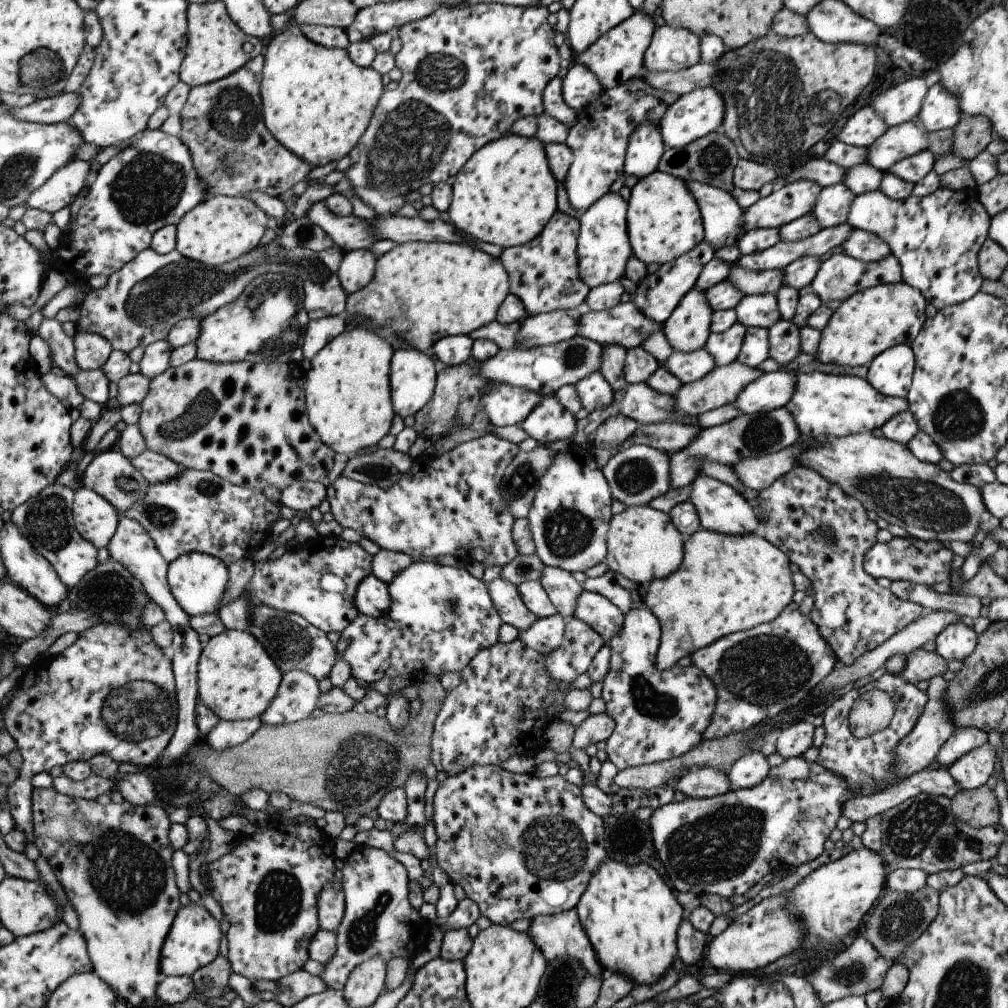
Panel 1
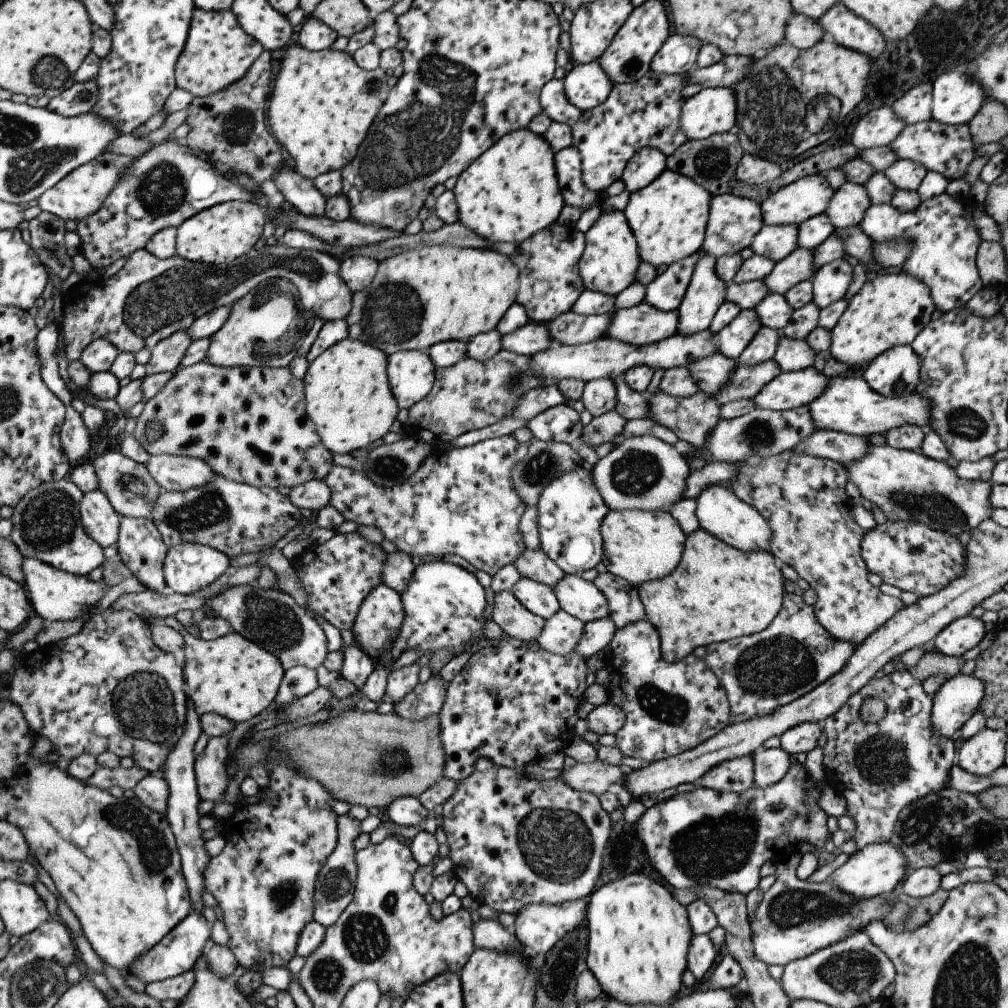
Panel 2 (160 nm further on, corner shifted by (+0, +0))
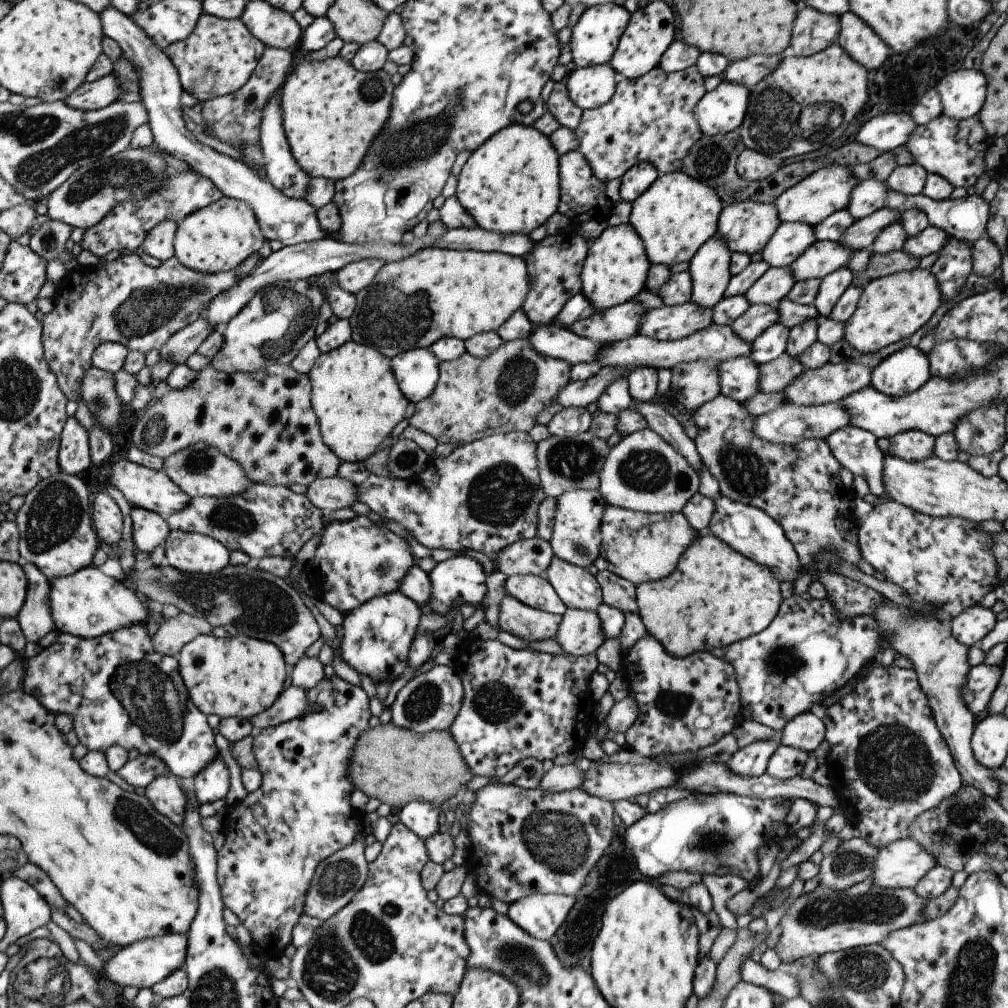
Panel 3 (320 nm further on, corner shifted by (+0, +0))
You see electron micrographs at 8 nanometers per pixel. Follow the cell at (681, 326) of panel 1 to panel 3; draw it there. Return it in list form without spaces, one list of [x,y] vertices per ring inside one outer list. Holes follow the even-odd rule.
[[[717,231],[695,251],[695,254],[690,258],[688,268],[692,282],[692,293],[689,301],[693,301],[700,307],[712,308],[716,302],[723,298],[725,287],[731,278],[729,270],[731,253],[722,243]]]

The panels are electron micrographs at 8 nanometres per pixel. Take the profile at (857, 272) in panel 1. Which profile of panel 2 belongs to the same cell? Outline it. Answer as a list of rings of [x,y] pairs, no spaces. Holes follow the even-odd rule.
[[[837,259],[818,268],[812,276],[812,301],[820,308],[843,299],[852,277],[852,267]]]

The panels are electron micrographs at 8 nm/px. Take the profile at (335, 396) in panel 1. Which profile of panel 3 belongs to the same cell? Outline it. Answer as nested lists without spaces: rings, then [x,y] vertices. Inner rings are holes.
[[[349,340],[329,352],[319,353],[308,372],[310,405],[317,417],[320,435],[325,446],[338,456],[340,462],[359,463],[376,452],[377,446],[403,420],[408,400],[397,386],[390,358],[372,346]]]

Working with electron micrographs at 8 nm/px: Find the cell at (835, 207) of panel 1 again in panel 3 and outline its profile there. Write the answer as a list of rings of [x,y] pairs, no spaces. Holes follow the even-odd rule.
[[[867,179],[859,181],[851,191],[846,209],[854,220],[863,218],[886,206],[888,187],[883,181]]]

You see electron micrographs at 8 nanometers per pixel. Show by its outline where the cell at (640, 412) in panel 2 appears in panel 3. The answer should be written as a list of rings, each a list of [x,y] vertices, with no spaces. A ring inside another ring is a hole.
[[[632,400],[632,404],[627,409],[637,411],[645,420],[646,426],[663,440],[667,441],[686,461],[694,468],[696,473],[701,470],[702,460],[698,455],[693,439],[685,435],[677,421],[661,406],[653,402],[637,403]]]

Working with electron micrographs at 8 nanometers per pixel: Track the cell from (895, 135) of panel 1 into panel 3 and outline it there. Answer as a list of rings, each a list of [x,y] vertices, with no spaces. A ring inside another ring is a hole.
[[[941,114],[926,125],[917,125],[906,140],[905,148],[913,155],[915,163],[920,164],[927,173],[941,176],[952,187],[970,190],[985,172],[983,156],[990,142],[977,115],[955,120]]]

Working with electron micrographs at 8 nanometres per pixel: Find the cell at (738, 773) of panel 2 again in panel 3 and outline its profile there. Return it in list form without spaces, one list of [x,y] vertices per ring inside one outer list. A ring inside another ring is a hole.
[[[779,735],[765,740],[752,741],[750,744],[738,749],[725,763],[731,772],[743,776],[761,776],[766,772],[769,757],[779,746]]]

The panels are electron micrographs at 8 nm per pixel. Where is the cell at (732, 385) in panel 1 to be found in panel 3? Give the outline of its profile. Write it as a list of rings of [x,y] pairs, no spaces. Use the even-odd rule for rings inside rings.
[[[786,352],[765,364],[759,365],[758,387],[761,393],[776,393],[797,378],[805,369],[803,363],[797,358],[789,356]]]

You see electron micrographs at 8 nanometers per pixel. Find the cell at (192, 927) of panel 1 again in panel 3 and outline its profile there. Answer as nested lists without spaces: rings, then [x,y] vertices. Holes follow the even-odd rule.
[[[168,934],[136,940],[115,950],[112,957],[102,961],[101,973],[118,989],[124,986],[135,986],[138,989],[152,987],[175,969],[183,966],[187,948],[186,936],[187,934]]]

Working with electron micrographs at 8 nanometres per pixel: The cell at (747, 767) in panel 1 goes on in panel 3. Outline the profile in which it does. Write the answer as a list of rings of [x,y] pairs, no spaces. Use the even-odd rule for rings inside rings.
[[[779,744],[767,761],[765,773],[779,780],[790,779],[800,774],[809,755],[805,751]]]

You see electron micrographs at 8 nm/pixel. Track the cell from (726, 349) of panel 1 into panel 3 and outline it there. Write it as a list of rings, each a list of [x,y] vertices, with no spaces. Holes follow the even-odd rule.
[[[775,304],[749,305],[747,310],[744,310],[743,314],[730,324],[730,327],[738,337],[751,343],[754,338],[765,332],[772,324],[777,323],[778,316],[778,308],[775,307]]]

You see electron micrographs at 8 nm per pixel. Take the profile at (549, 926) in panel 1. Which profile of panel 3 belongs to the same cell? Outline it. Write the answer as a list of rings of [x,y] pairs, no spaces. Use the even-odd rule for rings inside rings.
[[[533,893],[508,904],[506,915],[527,934],[549,940],[575,902],[574,895]]]

